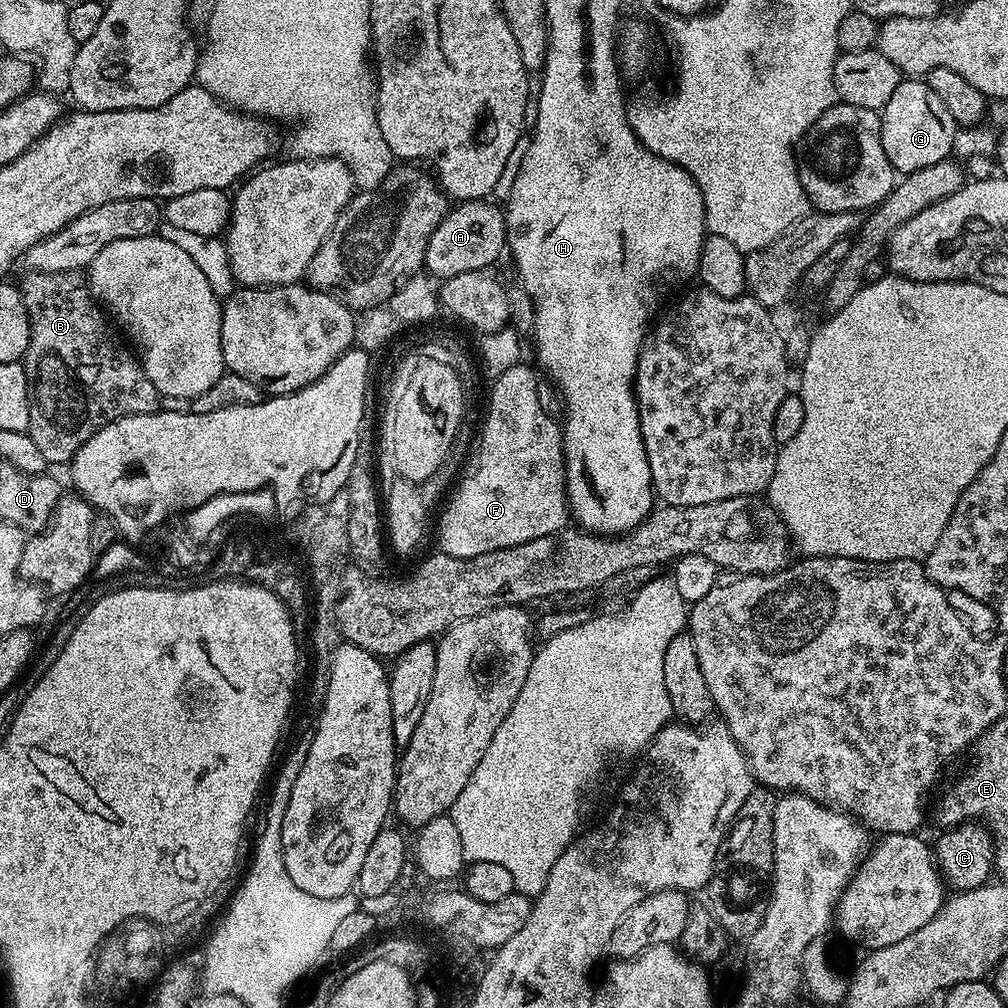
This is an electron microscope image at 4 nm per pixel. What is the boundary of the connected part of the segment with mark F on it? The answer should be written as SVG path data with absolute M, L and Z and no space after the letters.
M521 362L510 366L510 370L491 381L492 393L488 396L488 413L484 416L480 449L472 464L473 472L465 471L459 477L447 497L448 505L444 513L439 513L434 528L434 540L440 543L439 551L445 556L478 558L478 554L490 554L490 550L502 550L530 542L534 538L546 538L546 534L555 534L569 527L568 487L564 477L564 434L557 417L555 420L540 401L537 369L527 368L526 364Z

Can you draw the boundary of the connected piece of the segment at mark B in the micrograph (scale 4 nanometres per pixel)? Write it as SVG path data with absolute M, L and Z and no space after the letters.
M28 272L25 277L24 281L19 281L18 287L28 311L28 349L24 351L22 361L30 402L27 433L34 438L38 450L42 450L42 458L46 458L49 465L67 465L76 456L76 451L102 426L123 416L157 411L162 397L154 382L146 378L139 359L129 349L129 353L124 349L125 341L89 292L88 283L80 272Z

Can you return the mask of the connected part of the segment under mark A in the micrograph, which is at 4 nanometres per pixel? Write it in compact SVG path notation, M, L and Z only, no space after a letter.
M466 200L449 207L426 246L424 268L429 277L443 282L454 278L454 274L466 274L466 270L492 268L495 260L505 255L508 231L504 228L504 212L488 203L492 202Z

